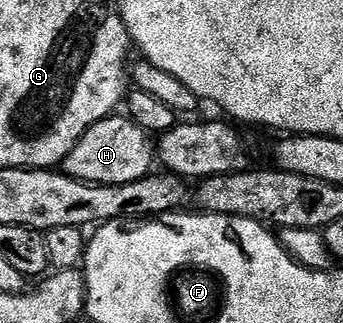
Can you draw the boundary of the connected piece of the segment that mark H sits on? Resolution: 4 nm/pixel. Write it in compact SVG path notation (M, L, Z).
M114 113L109 118L91 125L87 133L75 145L73 152L65 159L63 170L66 175L73 179L78 179L84 183L94 183L95 185L127 185L145 178L155 167L155 143L149 132L143 130L133 119L121 113Z

